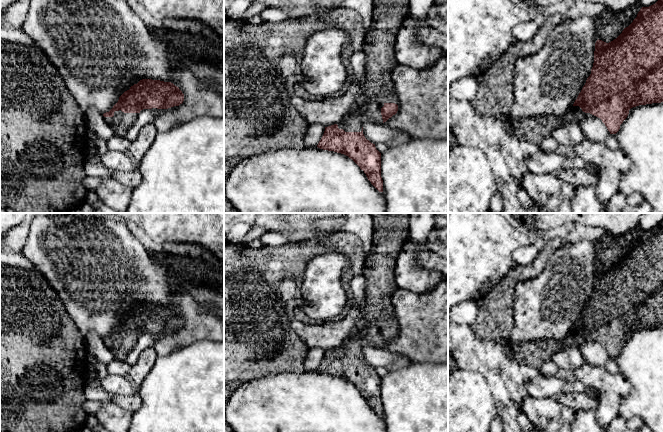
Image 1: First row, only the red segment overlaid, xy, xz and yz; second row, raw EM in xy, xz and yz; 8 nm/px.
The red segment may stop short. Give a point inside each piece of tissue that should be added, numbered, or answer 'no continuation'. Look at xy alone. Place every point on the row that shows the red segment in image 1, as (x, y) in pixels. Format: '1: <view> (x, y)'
1: xy (120, 123)

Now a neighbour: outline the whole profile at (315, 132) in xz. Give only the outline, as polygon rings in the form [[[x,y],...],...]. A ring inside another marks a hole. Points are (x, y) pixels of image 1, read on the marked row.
[[[311,124],[308,126],[304,137],[304,147],[317,147],[325,131],[325,127],[320,124]]]

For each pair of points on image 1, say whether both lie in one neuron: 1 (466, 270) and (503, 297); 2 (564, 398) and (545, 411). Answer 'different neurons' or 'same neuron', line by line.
1: different neurons
2: different neurons

